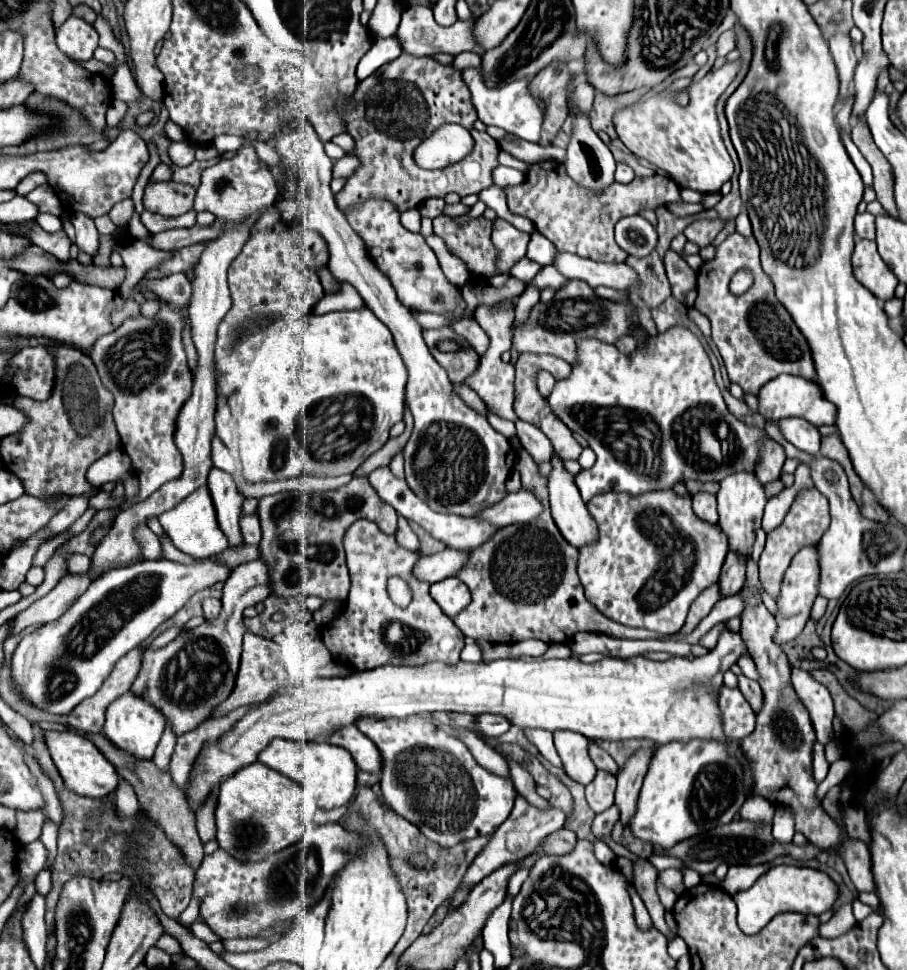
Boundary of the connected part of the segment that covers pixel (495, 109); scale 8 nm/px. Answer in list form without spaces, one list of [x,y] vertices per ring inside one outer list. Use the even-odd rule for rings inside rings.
[[[482,66],[464,70],[462,78],[464,78],[464,82],[470,88],[472,104],[476,108],[476,114],[486,126],[498,126],[498,128],[504,128],[510,134],[516,134],[522,140],[540,142],[540,132],[542,132],[542,122],[544,122],[544,106],[530,92],[530,88],[528,88],[530,86],[530,78],[514,80],[512,84],[506,84],[506,86],[500,86],[500,88],[488,88],[484,84]]]

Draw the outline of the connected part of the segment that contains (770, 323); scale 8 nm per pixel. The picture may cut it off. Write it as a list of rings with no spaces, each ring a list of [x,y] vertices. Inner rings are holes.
[[[734,232],[716,246],[716,256],[706,260],[698,270],[698,298],[694,308],[710,318],[712,342],[724,360],[728,378],[746,394],[758,396],[758,390],[780,374],[796,374],[808,380],[816,378],[810,348],[790,314],[776,300],[774,286],[760,266],[760,250],[754,236],[746,238]],[[738,270],[750,270],[754,284],[744,294],[734,296],[730,292],[730,278]]]

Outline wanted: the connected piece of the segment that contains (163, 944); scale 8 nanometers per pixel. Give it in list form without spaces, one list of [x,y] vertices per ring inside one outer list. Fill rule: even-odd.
[[[162,934],[160,940],[156,942],[156,946],[162,948],[162,950],[166,950],[168,954],[180,954],[180,952],[182,952],[180,942],[178,942],[174,936],[170,936],[170,934]]]

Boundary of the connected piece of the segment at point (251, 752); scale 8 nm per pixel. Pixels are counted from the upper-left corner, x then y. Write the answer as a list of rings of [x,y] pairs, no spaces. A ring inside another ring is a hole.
[[[722,630],[718,644],[706,656],[686,660],[686,658],[670,658],[666,662],[652,662],[642,656],[614,660],[604,658],[596,664],[576,662],[574,658],[566,660],[542,660],[542,662],[522,662],[522,660],[492,660],[492,662],[458,662],[456,666],[448,666],[444,662],[430,662],[428,666],[378,666],[376,670],[354,672],[346,678],[322,678],[314,680],[308,686],[296,686],[268,704],[262,704],[256,710],[250,710],[242,720],[228,730],[218,746],[210,746],[200,758],[202,772],[194,778],[194,782],[186,788],[186,796],[190,798],[192,808],[196,810],[206,798],[208,792],[224,778],[234,774],[246,764],[256,762],[260,750],[272,738],[288,738],[298,742],[320,740],[318,736],[326,736],[340,726],[354,724],[360,716],[380,716],[380,718],[406,718],[412,714],[432,714],[440,710],[450,712],[468,712],[468,714],[504,714],[516,726],[538,726],[546,730],[574,730],[584,734],[586,738],[596,740],[626,740],[626,738],[646,738],[656,744],[666,744],[672,740],[686,742],[688,738],[720,738],[728,742],[732,750],[740,750],[738,742],[724,738],[720,734],[720,718],[716,718],[716,686],[722,686],[722,676],[730,670],[738,658],[746,652],[746,642],[740,634],[732,630]]]

